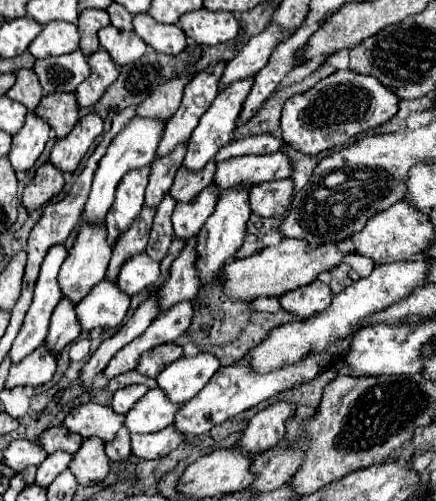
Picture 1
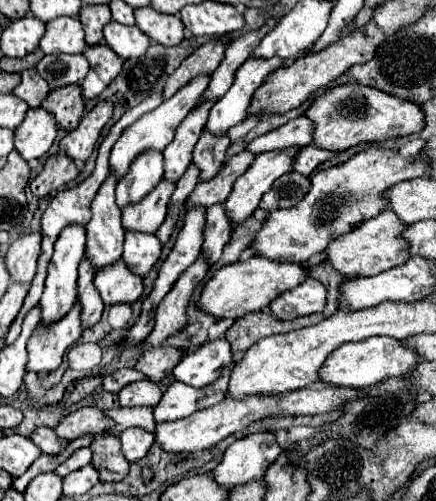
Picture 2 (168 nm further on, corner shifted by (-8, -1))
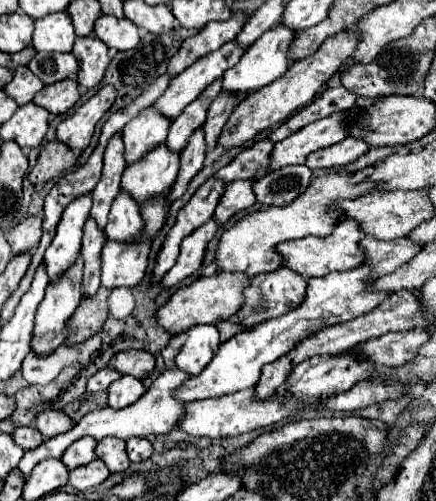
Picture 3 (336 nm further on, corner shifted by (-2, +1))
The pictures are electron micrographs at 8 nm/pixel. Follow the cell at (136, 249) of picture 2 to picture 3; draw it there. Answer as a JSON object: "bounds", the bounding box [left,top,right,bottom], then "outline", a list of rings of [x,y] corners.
{"bounds":[106,193,144,241],"outline":[[[118,193],[118,197],[112,203],[106,235],[114,241],[138,241],[142,233],[144,221],[140,215],[140,205],[132,197],[126,197],[126,193]]]}

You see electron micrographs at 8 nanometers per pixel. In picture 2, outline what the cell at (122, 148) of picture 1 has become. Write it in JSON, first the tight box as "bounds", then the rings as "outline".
{"bounds":[110,77,210,181],"outline":[[[210,77],[192,79],[192,83],[188,83],[188,87],[182,87],[172,99],[164,101],[164,103],[158,105],[154,111],[142,115],[138,121],[134,121],[128,129],[122,131],[120,139],[114,143],[112,153],[110,153],[110,173],[116,175],[116,181],[120,181],[120,179],[128,173],[128,169],[130,169],[132,161],[136,159],[136,155],[140,155],[140,153],[144,153],[144,151],[150,151],[150,149],[152,149],[152,151],[162,151],[162,149],[174,139],[176,127],[178,127],[178,125],[184,121],[184,117],[198,105],[202,93],[204,93],[206,87],[208,87],[208,81],[210,81]]]}

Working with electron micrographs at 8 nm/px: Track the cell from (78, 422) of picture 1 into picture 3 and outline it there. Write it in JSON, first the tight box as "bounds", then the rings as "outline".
{"bounds":[36,409,72,439],"outline":[[[46,409],[40,411],[36,415],[36,427],[42,433],[44,439],[56,437],[60,433],[66,433],[68,429],[72,429],[72,419],[64,413],[64,411],[54,411],[54,409]]]}

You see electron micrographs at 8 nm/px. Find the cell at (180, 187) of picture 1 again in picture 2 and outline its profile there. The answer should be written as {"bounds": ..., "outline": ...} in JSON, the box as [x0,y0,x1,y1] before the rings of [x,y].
{"bounds":[192,131,230,181],"outline":[[[202,131],[202,137],[194,147],[192,159],[192,163],[200,169],[200,181],[208,181],[218,175],[218,171],[224,165],[228,145],[230,145],[228,137],[214,137],[208,131]]]}

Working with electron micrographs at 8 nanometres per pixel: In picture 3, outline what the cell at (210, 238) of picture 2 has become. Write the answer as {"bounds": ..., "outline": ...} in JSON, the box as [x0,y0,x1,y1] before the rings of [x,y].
{"bounds":[214,181,256,225],"outline":[[[234,181],[234,183],[226,185],[226,193],[222,195],[222,199],[214,211],[214,219],[220,225],[224,225],[238,211],[248,209],[256,203],[252,185],[254,185],[254,181]]]}

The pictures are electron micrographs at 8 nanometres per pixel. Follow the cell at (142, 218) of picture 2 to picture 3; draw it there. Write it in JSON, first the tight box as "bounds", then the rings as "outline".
{"bounds":[122,141,178,203],"outline":[[[166,141],[158,149],[150,149],[142,161],[128,165],[122,175],[122,189],[128,191],[138,203],[150,197],[162,197],[170,191],[178,175],[178,153],[166,149]]]}

